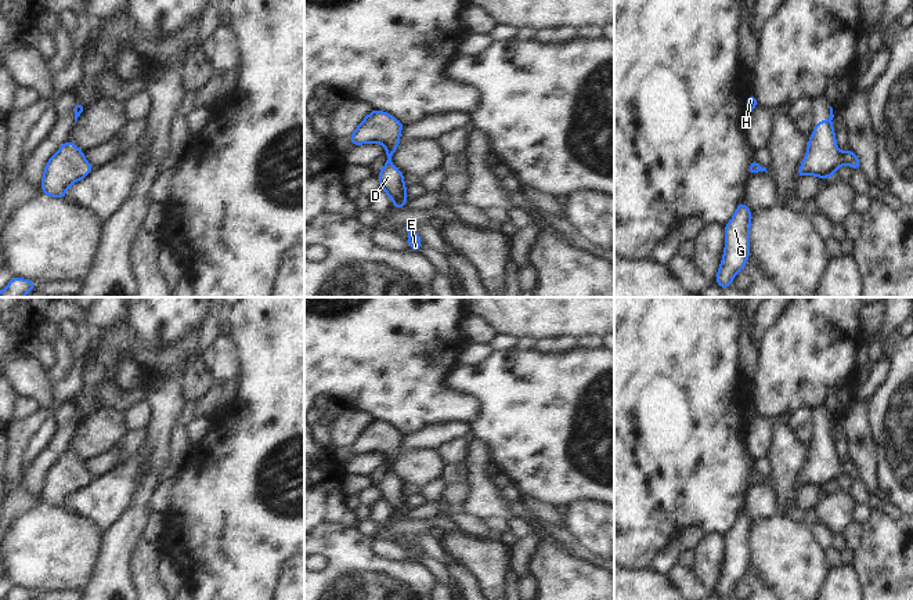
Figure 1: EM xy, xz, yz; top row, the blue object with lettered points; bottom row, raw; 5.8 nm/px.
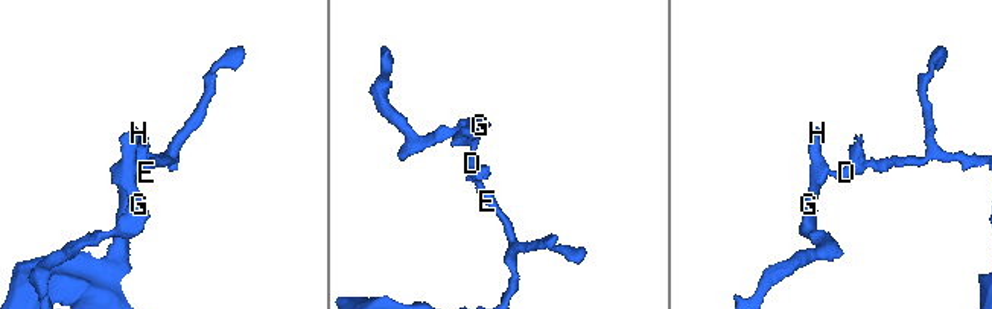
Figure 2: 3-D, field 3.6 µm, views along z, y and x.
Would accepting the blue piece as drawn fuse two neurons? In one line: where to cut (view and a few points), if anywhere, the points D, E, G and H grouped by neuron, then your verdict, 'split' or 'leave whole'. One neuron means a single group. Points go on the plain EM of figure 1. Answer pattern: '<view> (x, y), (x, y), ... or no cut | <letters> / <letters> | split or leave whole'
no cut | D E G H | leave whole

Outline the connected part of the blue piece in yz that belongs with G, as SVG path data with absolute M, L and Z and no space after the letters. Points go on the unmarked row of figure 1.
M744 510L737 516L733 528L725 535L725 563L717 582L719 597L732 596L733 586L744 578L750 565L750 532L753 524Z

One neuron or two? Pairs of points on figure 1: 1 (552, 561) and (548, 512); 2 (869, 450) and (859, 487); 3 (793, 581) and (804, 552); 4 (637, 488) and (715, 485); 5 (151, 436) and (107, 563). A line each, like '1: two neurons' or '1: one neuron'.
1: two neurons
2: two neurons
3: one neuron
4: one neuron
5: one neuron

